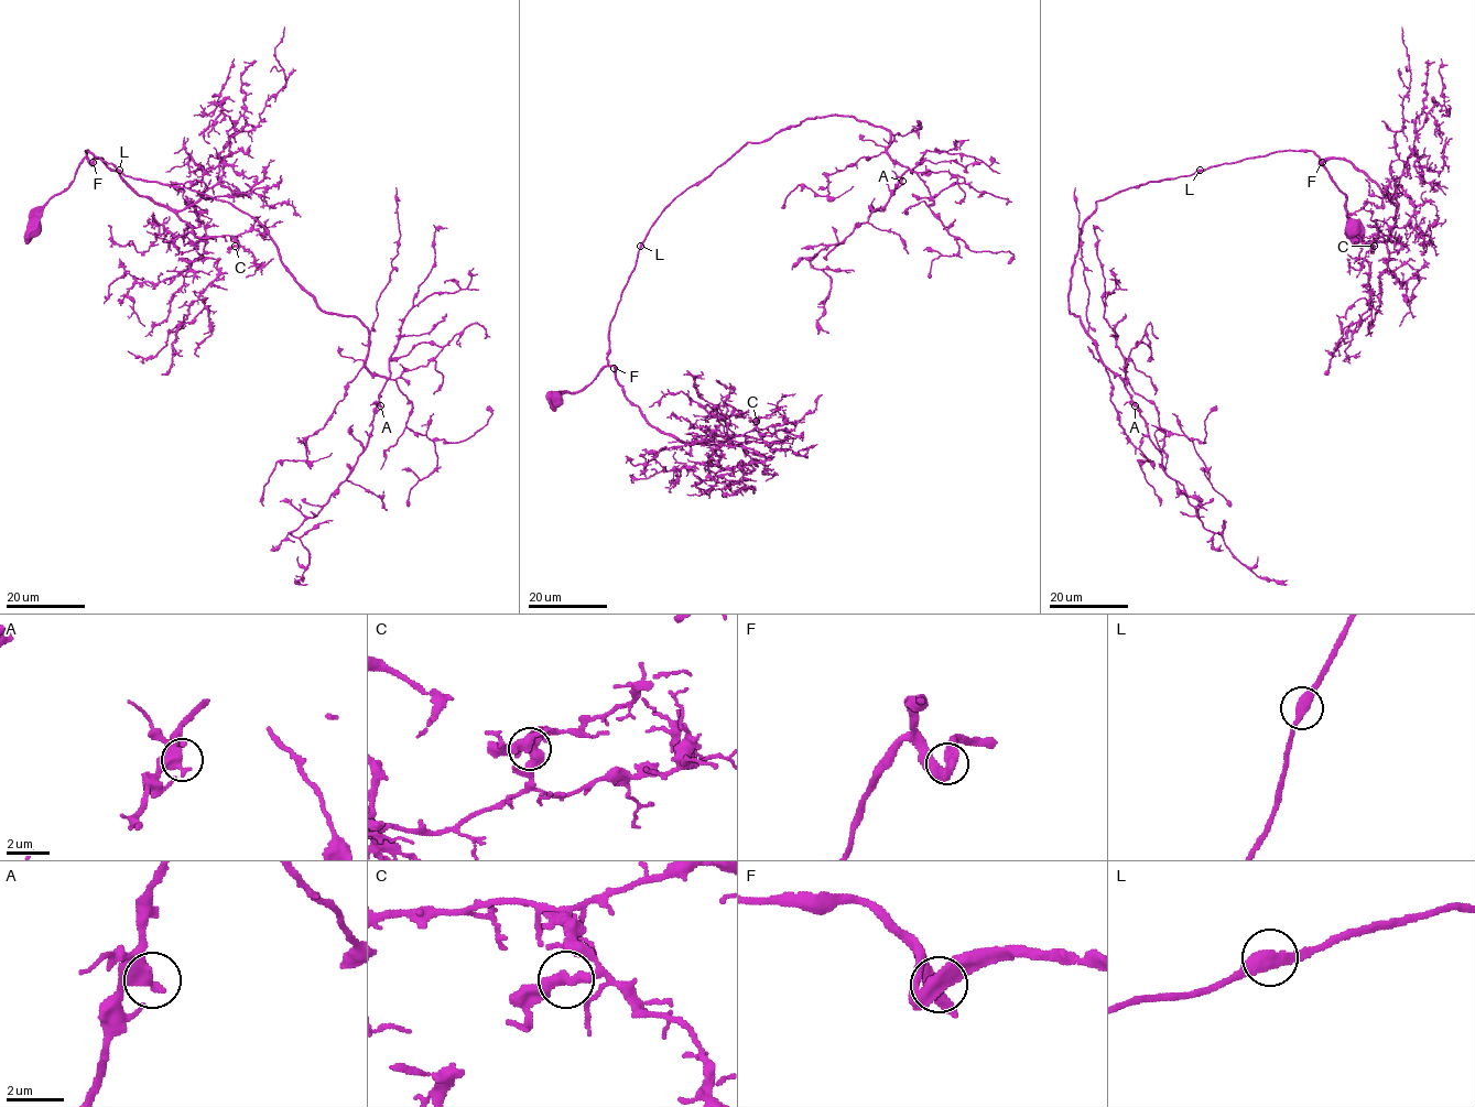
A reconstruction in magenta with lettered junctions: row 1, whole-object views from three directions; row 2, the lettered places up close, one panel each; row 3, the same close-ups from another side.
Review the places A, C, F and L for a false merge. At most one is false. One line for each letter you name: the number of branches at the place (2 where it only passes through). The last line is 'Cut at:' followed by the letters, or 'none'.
Cut at: none

